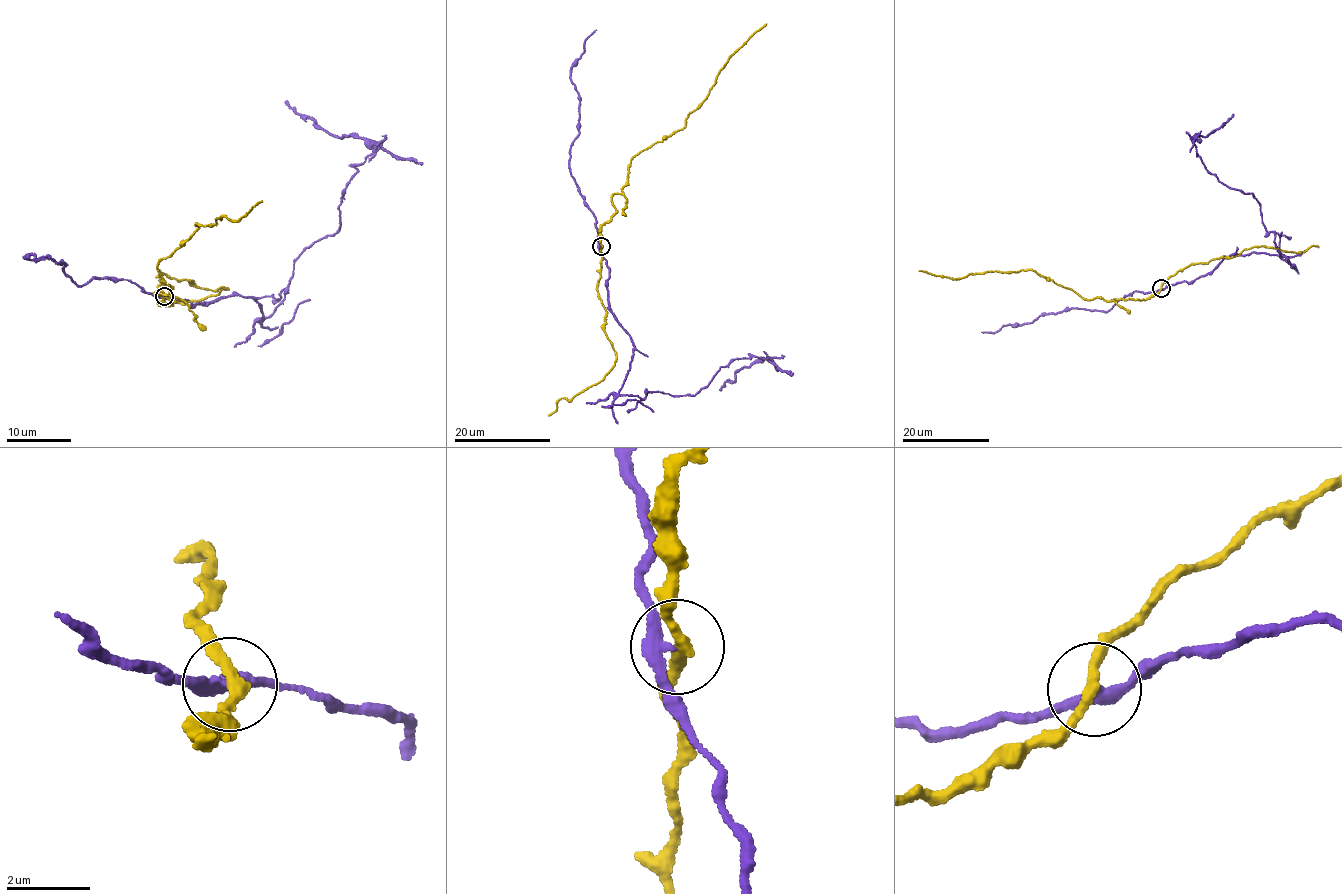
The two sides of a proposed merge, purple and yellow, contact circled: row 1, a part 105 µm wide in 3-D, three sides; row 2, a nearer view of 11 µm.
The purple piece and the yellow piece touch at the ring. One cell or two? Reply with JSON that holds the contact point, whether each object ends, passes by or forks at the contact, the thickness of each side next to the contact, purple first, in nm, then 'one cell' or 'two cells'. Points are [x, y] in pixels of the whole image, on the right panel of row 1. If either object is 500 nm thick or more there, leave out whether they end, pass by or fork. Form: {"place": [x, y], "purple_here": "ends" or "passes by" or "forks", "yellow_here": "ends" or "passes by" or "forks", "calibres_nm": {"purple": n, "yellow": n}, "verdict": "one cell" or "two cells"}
{"place": [1161, 288], "purple_here": "passes by", "yellow_here": "passes by", "calibres_nm": {"purple": 220, "yellow": 260}, "verdict": "two cells"}

